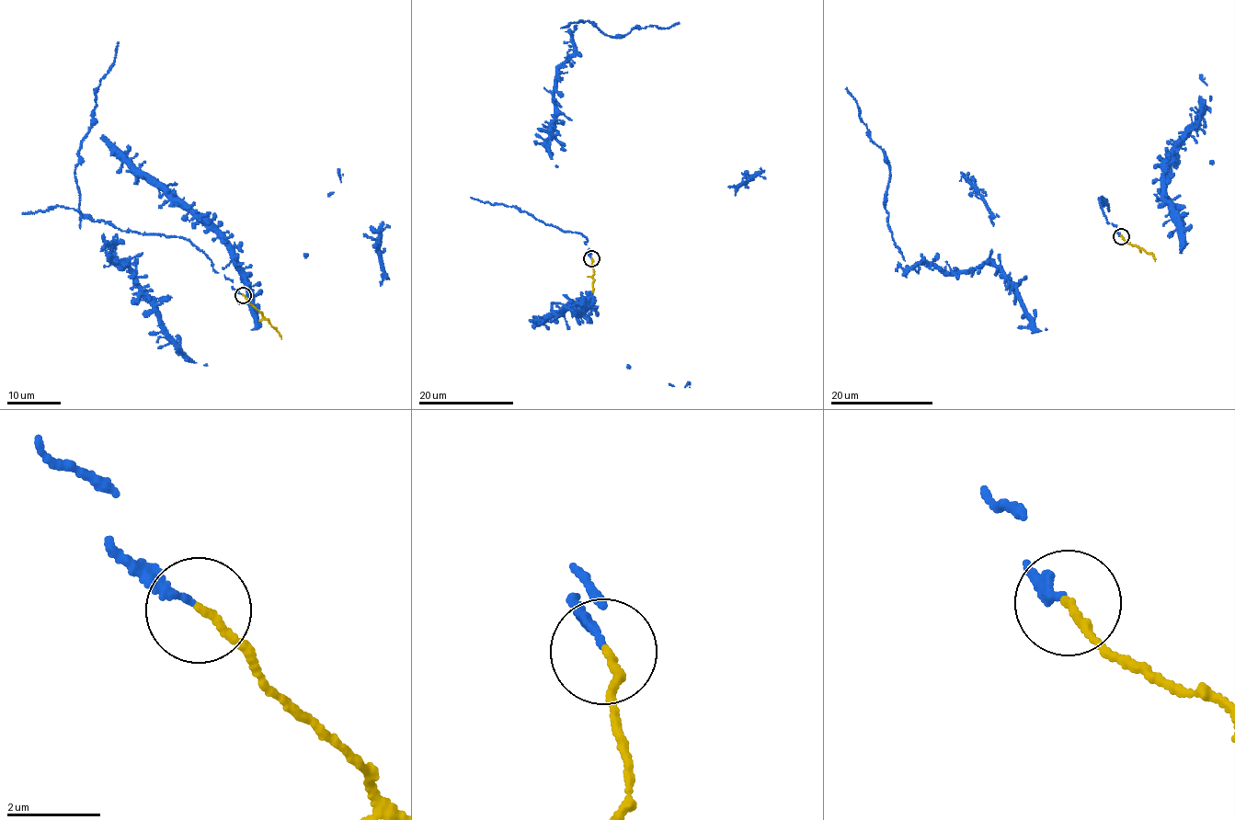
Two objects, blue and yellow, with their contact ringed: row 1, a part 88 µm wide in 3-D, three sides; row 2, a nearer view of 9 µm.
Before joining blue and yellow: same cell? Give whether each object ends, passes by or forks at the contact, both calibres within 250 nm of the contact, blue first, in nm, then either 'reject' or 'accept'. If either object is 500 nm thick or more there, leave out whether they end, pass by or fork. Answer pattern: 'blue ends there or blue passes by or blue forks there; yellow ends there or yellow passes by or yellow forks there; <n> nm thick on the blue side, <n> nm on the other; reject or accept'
blue ends there; yellow ends there; 160 nm thick on the blue side, 150 nm on the other; accept

